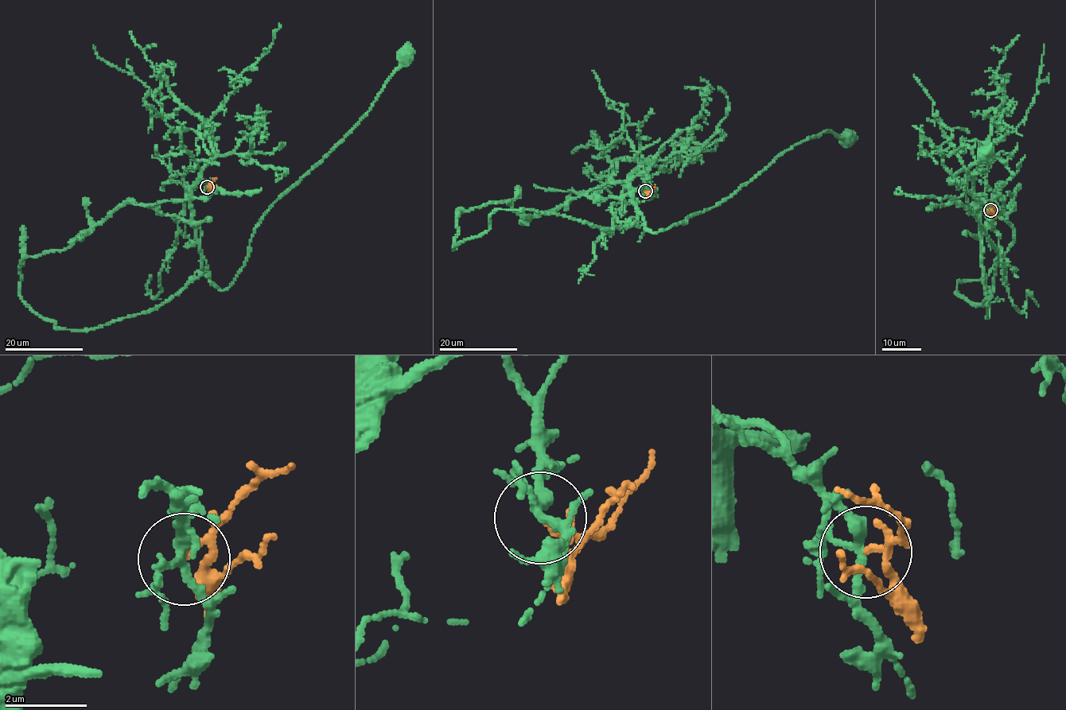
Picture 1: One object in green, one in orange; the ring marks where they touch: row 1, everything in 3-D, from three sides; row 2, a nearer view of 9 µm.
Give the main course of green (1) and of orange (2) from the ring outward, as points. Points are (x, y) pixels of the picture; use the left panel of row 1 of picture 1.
1: (207, 187), (203, 180), (192, 190), (193, 226), (210, 281), (224, 290), (271, 204), (369, 110), (402, 56)
2: (207, 187), (216, 178)

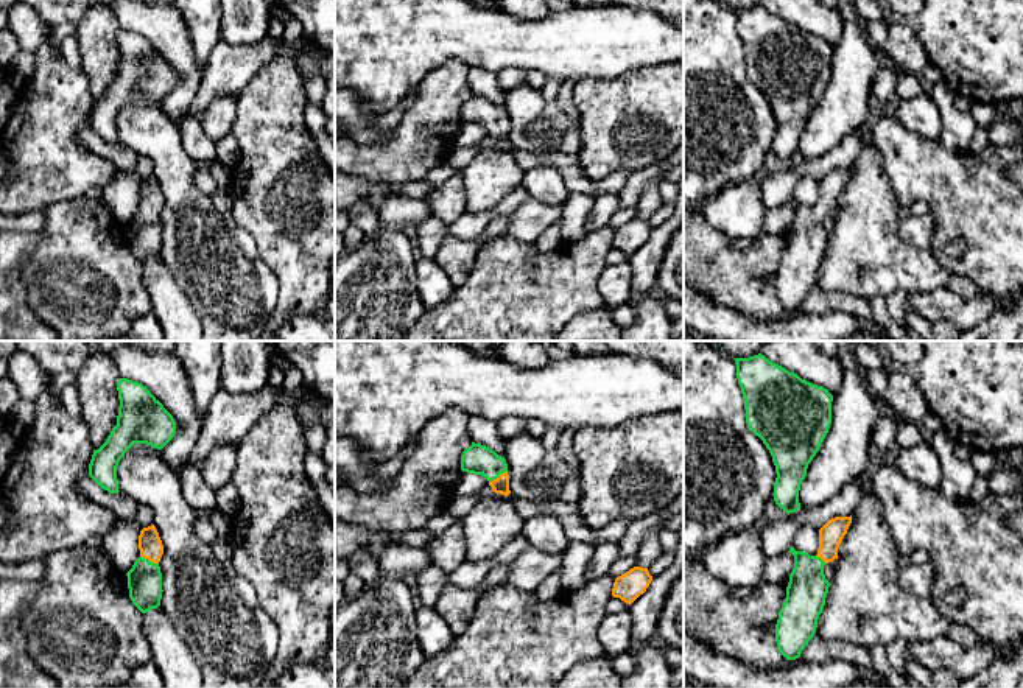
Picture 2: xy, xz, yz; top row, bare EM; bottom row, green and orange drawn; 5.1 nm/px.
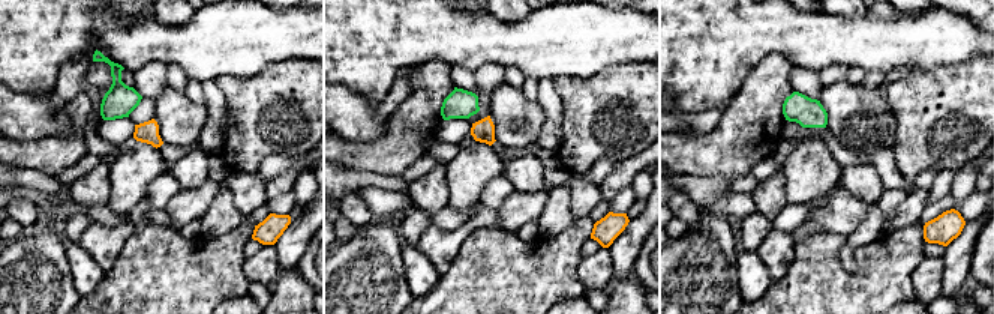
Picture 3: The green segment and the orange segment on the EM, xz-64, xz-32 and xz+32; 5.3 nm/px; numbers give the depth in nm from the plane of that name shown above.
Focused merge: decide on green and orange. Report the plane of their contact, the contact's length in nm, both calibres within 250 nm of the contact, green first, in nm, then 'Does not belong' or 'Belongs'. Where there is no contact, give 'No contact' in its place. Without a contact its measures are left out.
Touches green in xy. Shared border 100 nm. Thickness 180 nm (green) against 120 nm. Belongs

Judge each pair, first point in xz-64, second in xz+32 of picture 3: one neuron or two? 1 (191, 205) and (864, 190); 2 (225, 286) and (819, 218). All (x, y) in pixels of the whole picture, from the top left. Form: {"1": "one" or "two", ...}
{"1": "two", "2": "two"}

